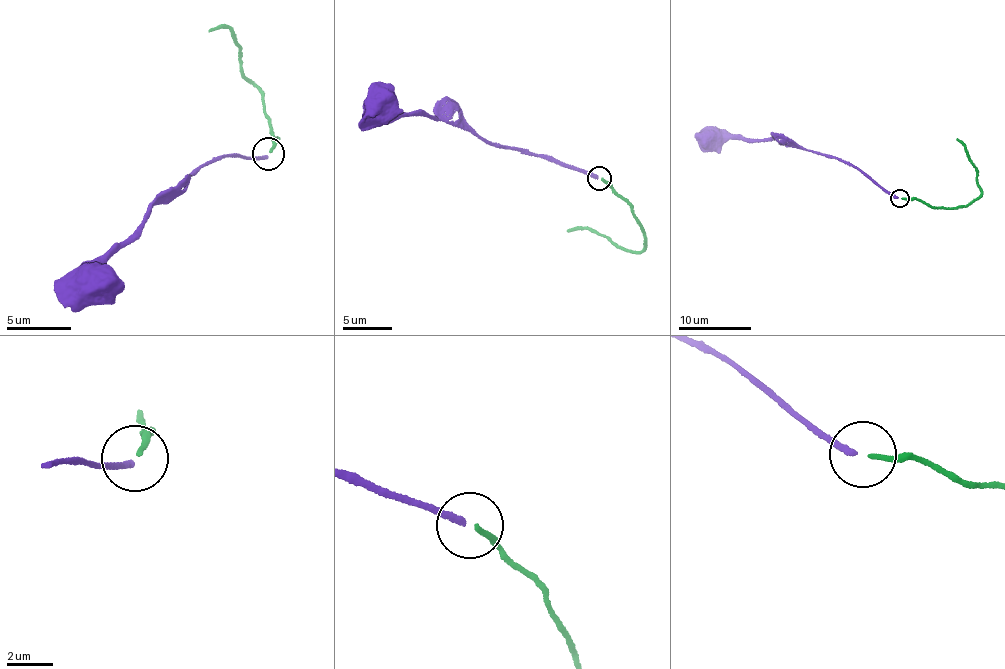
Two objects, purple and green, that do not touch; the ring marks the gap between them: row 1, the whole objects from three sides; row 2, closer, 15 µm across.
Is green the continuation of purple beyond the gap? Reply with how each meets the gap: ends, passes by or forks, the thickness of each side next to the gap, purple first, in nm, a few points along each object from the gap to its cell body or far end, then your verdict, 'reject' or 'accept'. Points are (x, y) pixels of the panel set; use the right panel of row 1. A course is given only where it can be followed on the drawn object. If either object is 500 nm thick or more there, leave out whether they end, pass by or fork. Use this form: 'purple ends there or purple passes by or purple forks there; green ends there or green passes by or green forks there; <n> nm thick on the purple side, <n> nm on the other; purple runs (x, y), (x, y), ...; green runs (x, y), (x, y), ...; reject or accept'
purple ends there; green ends there; 260 nm thick on the purple side, 240 nm on the other; purple runs (898, 197), (843, 159), (771, 137), (751, 139), (710, 129), (708, 136); green runs (901, 199), (921, 199), (931, 206), (946, 208), (977, 199), (980, 192), (976, 166), (964, 144), (956, 139); reject

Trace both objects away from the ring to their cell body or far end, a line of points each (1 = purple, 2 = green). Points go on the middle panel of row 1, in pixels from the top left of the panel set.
1: (596, 179), (539, 155), (485, 143), (466, 129), (418, 114), (394, 117), (373, 101), (379, 99)
2: (602, 177), (628, 203), (646, 247), (638, 252), (625, 249), (597, 231), (567, 229)

